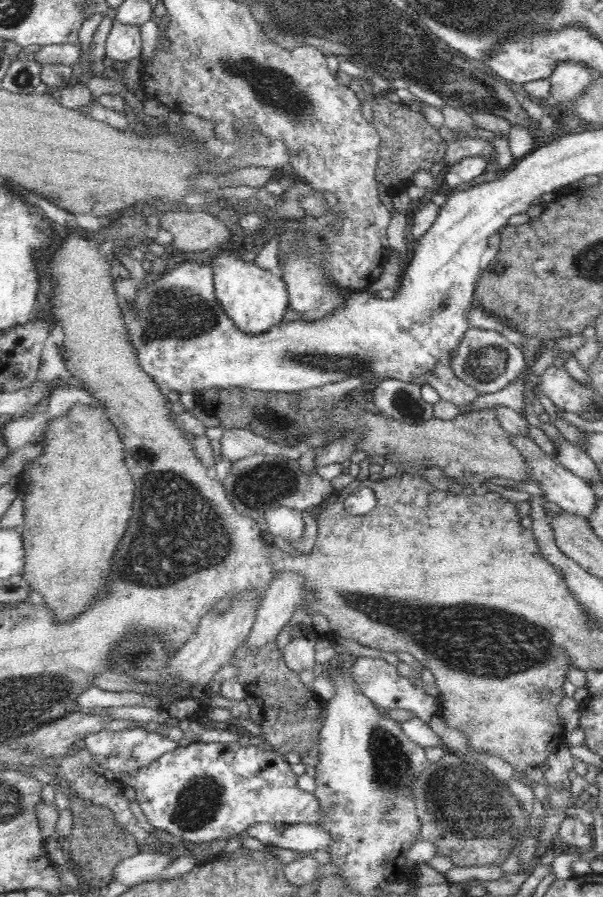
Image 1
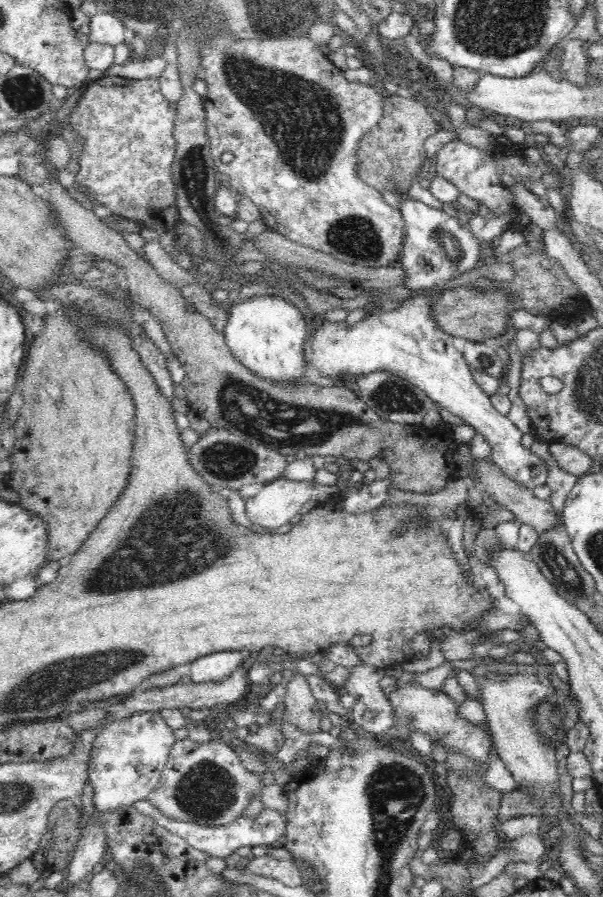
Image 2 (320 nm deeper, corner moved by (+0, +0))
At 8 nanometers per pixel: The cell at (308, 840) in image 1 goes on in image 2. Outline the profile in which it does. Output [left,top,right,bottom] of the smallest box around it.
[133,799,287,859]

